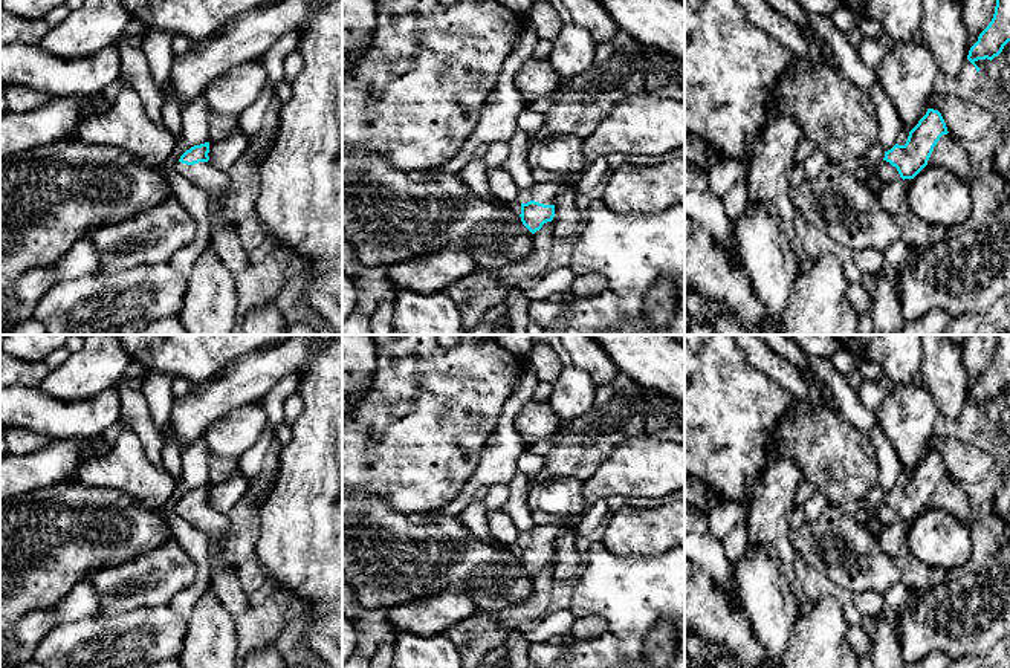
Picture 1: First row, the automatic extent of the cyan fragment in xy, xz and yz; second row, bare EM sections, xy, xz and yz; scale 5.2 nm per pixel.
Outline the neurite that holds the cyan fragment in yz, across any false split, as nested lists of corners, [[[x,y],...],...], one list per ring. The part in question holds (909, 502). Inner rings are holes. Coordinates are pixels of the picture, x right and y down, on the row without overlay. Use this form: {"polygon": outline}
{"polygon": [[[927,451],[926,457],[909,474],[905,488],[895,486],[885,494],[883,503],[879,506],[882,526],[902,520],[914,521],[926,507],[934,489],[943,477],[947,477],[946,465],[938,452]]]}

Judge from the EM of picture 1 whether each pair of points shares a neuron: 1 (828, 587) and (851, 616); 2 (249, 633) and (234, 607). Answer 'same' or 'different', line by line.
1: same
2: different

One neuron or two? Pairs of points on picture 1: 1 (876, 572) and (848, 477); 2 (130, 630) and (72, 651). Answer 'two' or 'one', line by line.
1: two
2: one

